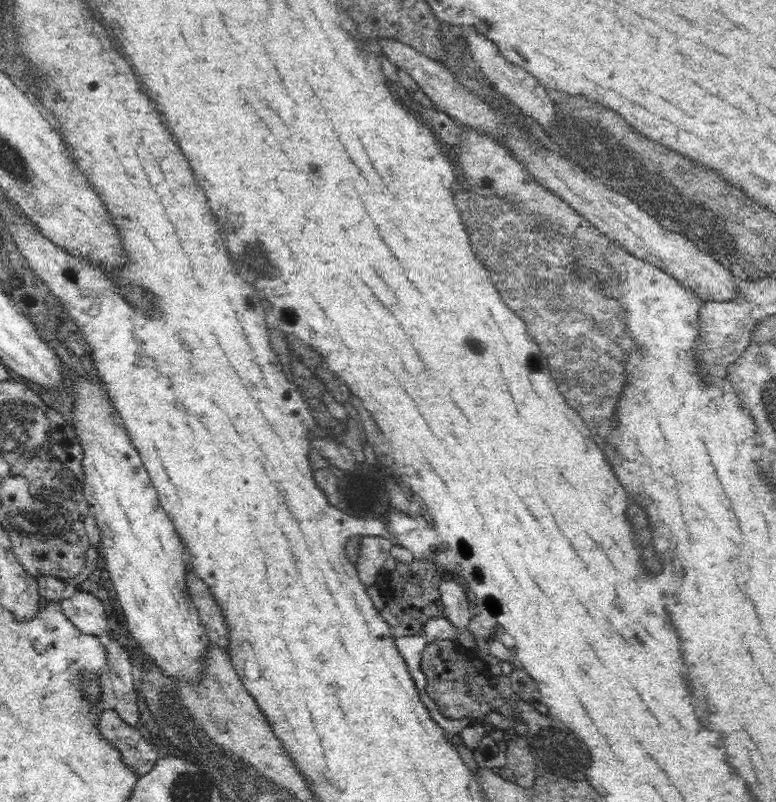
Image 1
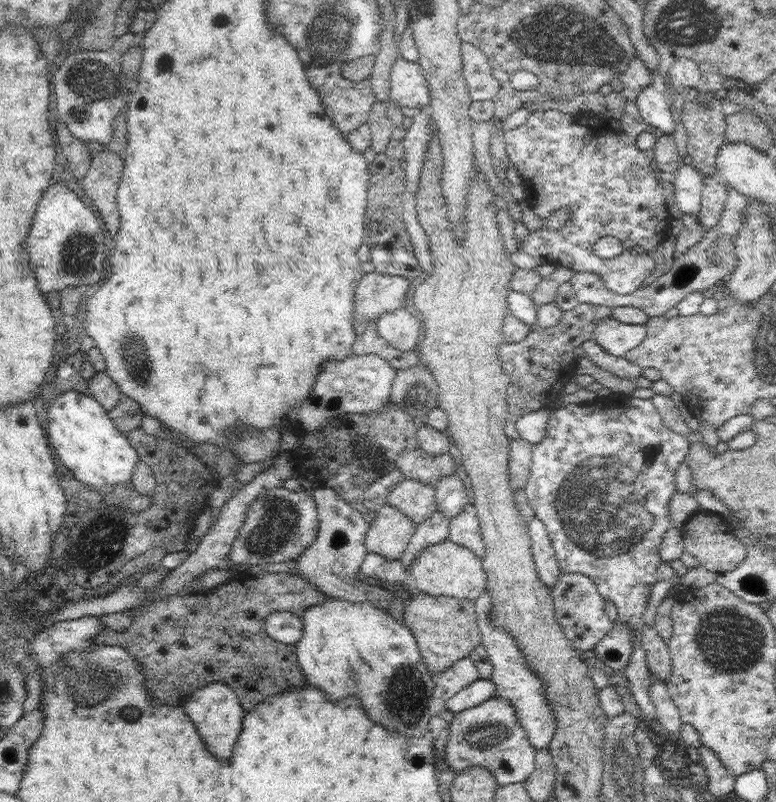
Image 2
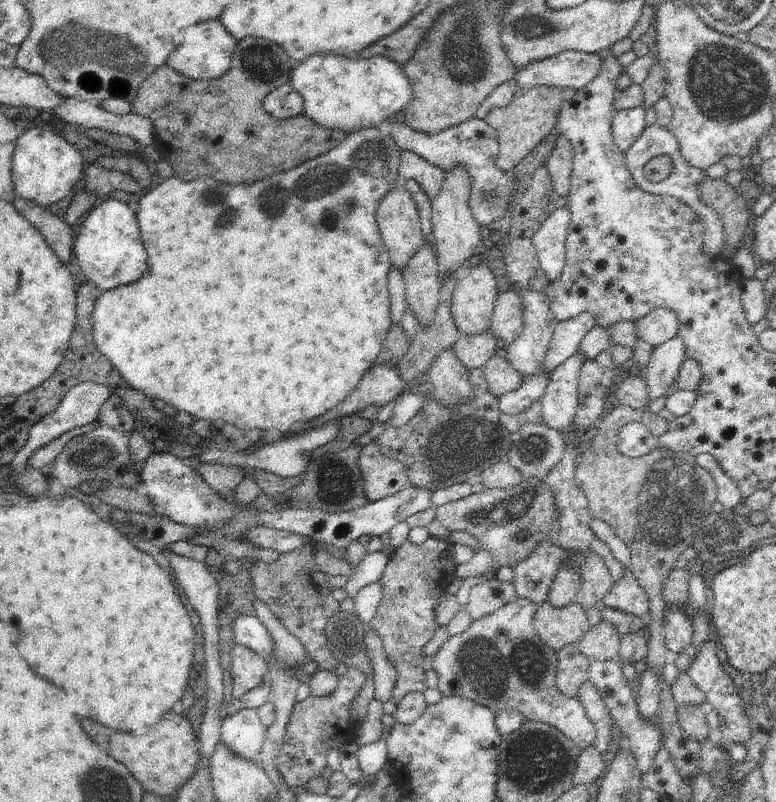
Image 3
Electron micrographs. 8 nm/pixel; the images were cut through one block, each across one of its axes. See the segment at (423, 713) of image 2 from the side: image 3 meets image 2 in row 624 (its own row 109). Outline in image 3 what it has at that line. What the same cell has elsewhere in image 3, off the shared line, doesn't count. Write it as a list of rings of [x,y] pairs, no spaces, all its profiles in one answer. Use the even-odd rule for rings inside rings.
[[[315,54],[294,65],[289,83],[302,95],[302,115],[324,128],[344,130],[346,135],[361,129],[381,128],[386,120],[394,119],[400,111],[405,112],[406,106],[412,100],[412,86],[403,68],[384,56],[351,60],[342,54]]]

